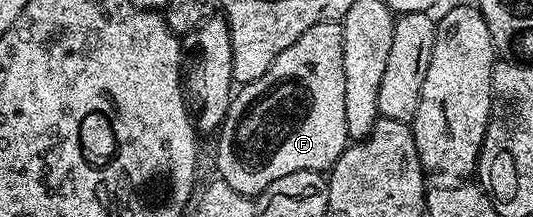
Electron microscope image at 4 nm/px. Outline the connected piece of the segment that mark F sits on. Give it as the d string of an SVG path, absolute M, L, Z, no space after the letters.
M334 22L313 25L313 29L305 29L305 33L301 33L301 37L297 37L297 41L293 45L289 45L289 49L282 51L273 61L273 65L269 65L267 72L261 77L257 77L257 81L242 84L234 92L231 108L222 127L217 132L217 138L219 138L219 148L215 151L215 163L219 166L218 178L233 185L233 189L237 189L237 193L258 197L266 187L273 185L273 181L281 181L281 177L289 177L289 173L298 171L330 172L331 166L341 157L343 150L349 146L345 129L345 65L343 64L342 26L338 22Z

